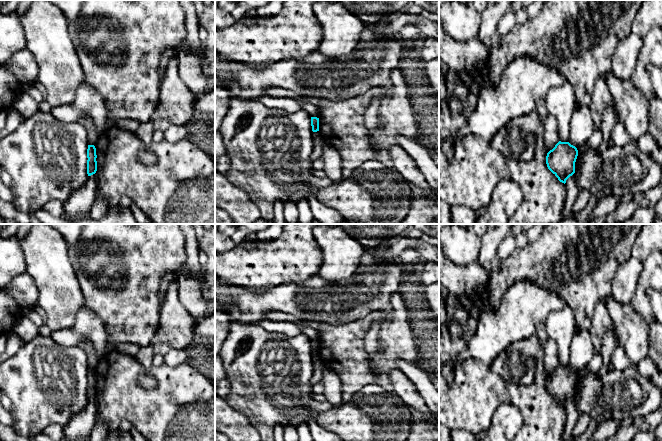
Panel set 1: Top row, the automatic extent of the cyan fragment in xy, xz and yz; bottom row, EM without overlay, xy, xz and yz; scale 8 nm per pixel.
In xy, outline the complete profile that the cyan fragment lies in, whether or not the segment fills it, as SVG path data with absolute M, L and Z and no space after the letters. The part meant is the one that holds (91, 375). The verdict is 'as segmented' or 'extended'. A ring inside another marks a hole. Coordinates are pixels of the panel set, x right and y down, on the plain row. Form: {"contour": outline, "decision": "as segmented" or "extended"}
{"contour": "M88 369L87 373L87 398L91 400L96 397L97 395L97 379L96 379L96 372L94 369Z", "decision": "as segmented"}

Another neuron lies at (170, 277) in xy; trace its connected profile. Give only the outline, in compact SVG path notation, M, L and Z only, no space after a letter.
M168 273L162 279L161 286L158 290L158 296L159 296L159 303L160 304L164 299L164 296L165 296L165 293L167 291L169 284L173 281L176 281L176 276L177 276L176 273Z

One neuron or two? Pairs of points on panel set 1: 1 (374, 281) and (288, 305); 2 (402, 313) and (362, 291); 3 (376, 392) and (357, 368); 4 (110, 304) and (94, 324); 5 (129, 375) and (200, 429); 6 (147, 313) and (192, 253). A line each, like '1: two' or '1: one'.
1: one
2: two
3: two
4: two
5: one
6: two

